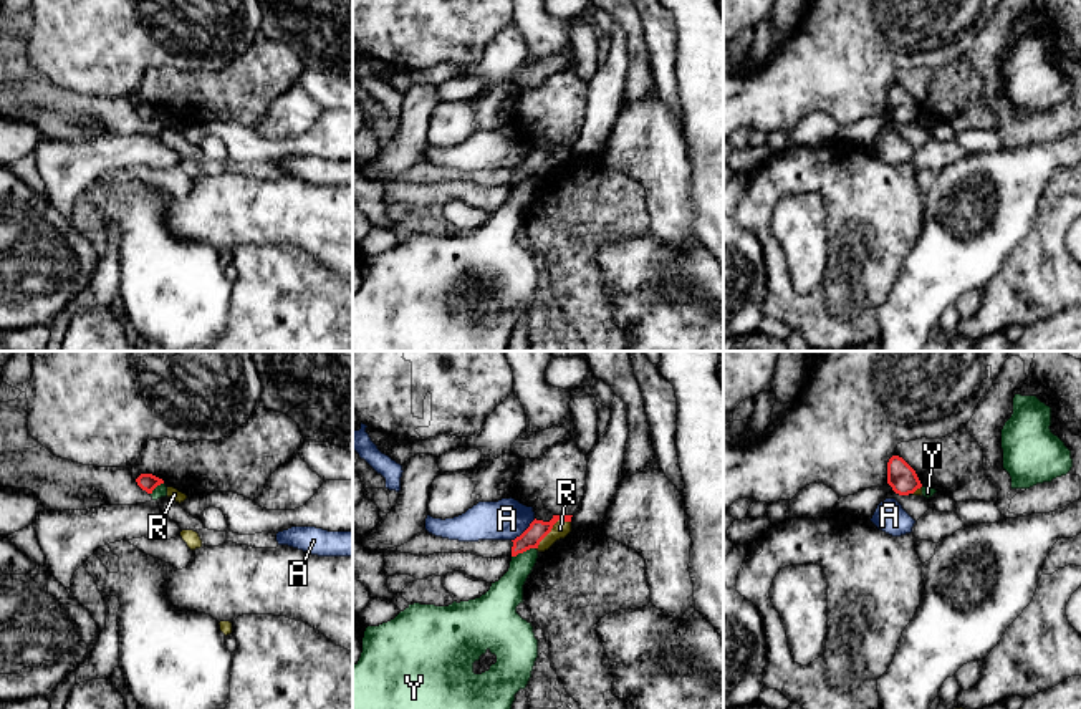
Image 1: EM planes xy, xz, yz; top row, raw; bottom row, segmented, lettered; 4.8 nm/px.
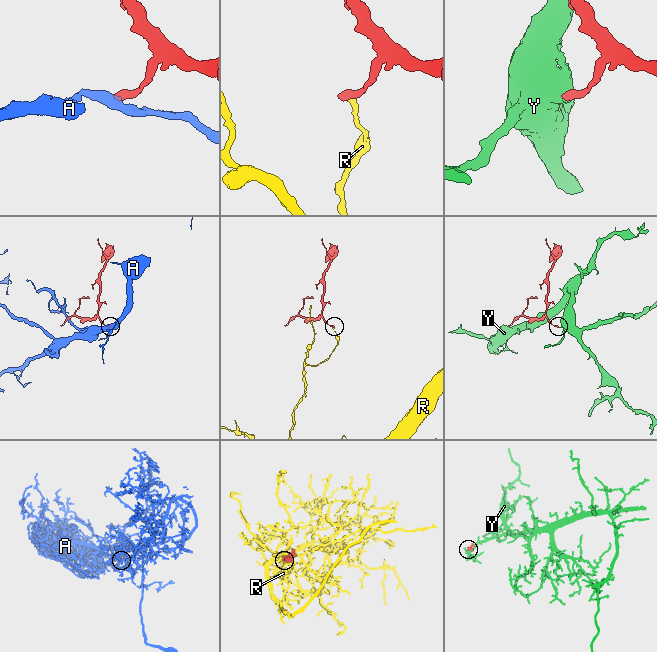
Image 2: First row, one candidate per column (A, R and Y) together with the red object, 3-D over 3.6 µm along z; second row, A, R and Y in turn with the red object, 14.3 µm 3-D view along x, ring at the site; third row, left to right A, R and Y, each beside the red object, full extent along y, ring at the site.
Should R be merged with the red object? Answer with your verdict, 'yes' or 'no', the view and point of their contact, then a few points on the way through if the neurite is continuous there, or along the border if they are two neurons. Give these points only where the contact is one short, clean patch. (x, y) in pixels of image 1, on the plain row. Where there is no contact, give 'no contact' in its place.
no; meets red in xz at (552, 156); border along xz (570, 149), (558, 149), (537, 178)

